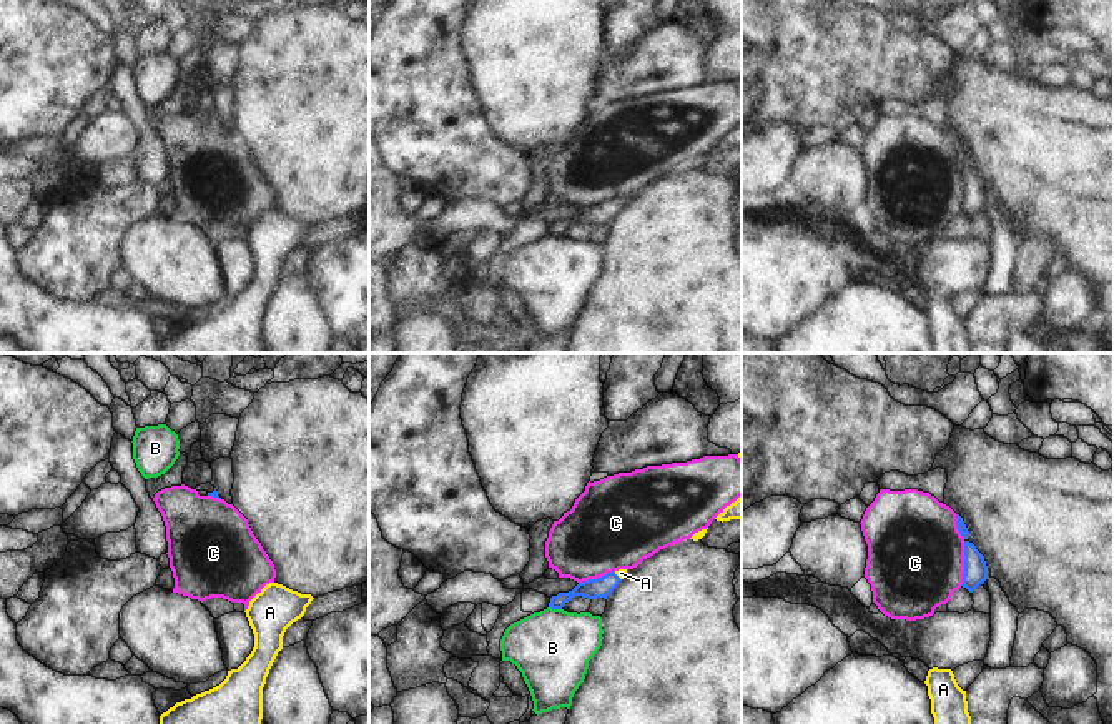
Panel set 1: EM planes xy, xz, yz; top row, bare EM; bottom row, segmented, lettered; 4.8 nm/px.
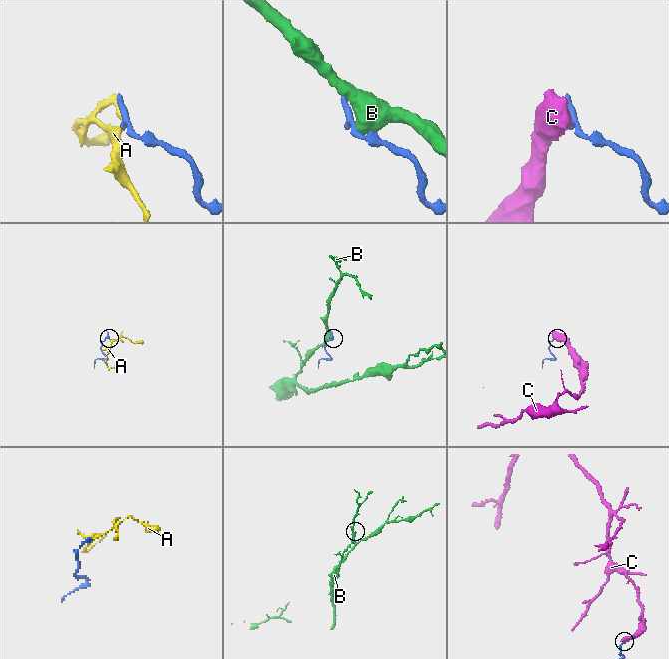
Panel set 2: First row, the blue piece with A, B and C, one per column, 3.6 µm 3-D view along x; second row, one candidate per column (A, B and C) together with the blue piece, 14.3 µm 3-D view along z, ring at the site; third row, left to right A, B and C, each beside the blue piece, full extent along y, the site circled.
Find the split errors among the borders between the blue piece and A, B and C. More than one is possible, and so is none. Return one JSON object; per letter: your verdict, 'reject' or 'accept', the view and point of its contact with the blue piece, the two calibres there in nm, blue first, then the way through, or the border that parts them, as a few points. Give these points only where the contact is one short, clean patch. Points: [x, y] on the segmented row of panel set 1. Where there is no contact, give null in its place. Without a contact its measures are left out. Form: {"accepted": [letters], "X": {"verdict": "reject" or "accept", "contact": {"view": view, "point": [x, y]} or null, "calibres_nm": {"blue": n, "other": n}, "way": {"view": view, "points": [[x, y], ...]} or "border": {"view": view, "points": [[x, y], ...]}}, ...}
{"accepted": ["A"], "A": {"verdict": "accept", "contact": {"view": "xz", "point": [617, 576]}, "calibres_nm": {"blue": 100, "other": 50}, "way": {"view": "xz", "points": [[602, 586], [617, 576], [621, 573]]}}, "B": {"verdict": "reject", "contact": {"view": "xz", "point": [556, 608]}, "calibres_nm": {"blue": 100, "other": 380}, "border": {"view": "xz", "points": [[549, 606], [561, 609]]}}, "C": {"verdict": "reject", "contact": {"view": "yz", "point": [965, 563]}, "calibres_nm": {"blue": 110, "other": 460}, "border": {"view": "yz", "points": [[965, 541], [965, 573], [960, 585]]}}}

